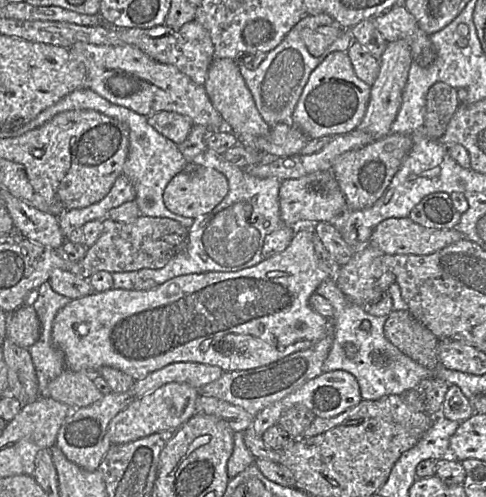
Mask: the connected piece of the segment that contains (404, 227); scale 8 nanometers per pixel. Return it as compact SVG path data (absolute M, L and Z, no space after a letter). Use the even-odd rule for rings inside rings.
M403 217L380 222L374 228L368 245L387 255L428 255L461 239L464 239L464 236L456 228L426 228L409 217Z

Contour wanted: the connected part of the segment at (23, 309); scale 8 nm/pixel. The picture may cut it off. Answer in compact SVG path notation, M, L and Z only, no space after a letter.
M23 305L8 314L7 338L15 345L29 349L41 335L41 324L33 305Z

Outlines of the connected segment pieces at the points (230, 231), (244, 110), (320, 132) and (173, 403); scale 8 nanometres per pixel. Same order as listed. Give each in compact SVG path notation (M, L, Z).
M205 136L203 145L206 151L198 154L192 159L194 165L201 167L214 168L221 172L228 181L229 191L226 197L209 213L198 216L194 219L193 225L189 228L189 235L184 247L162 268L149 269L129 272L112 273L113 288L130 290L139 279L153 279L158 285L166 281L187 274L204 272L234 272L253 267L264 260L262 248L267 235L275 230L286 226L280 217L279 207L279 188L280 180L277 178L257 178L248 174L244 168L228 162L222 156L207 148Z
M229 58L214 59L209 67L204 86L213 106L225 121L226 127L237 136L238 144L257 151L257 138L267 135L270 127L256 108L252 94L241 75L238 62Z
M333 52L311 73L291 122L310 139L349 133L365 116L370 93L371 86L357 77L347 52Z
M186 383L165 384L145 394L110 421L108 435L112 445L131 442L162 431L178 430L196 415L196 401L199 396L199 390Z

